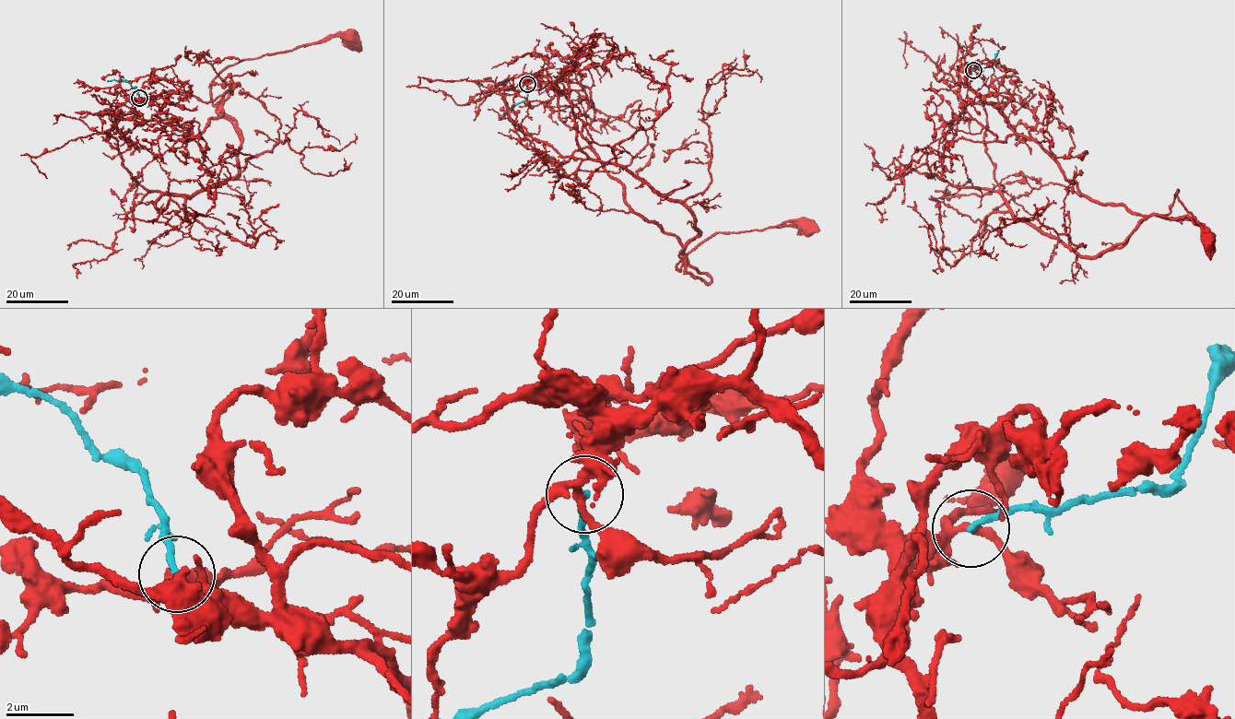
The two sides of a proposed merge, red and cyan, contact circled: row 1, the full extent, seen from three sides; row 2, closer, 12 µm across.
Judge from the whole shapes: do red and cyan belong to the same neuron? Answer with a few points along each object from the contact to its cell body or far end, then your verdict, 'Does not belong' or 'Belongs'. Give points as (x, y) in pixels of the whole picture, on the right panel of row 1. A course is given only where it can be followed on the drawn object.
Course of red: (973, 70), (969, 87), (1083, 194), (1165, 215), (1179, 191), (1208, 241). Course of cyan: (973, 70), (992, 66), (999, 51). Does not belong

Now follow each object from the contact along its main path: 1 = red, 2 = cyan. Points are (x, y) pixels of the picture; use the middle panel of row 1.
1: (527, 84), (541, 74), (557, 88), (561, 119), (627, 204), (676, 237), (679, 271), (717, 233), (804, 227)
2: (527, 84), (525, 100), (512, 106), (503, 114)

